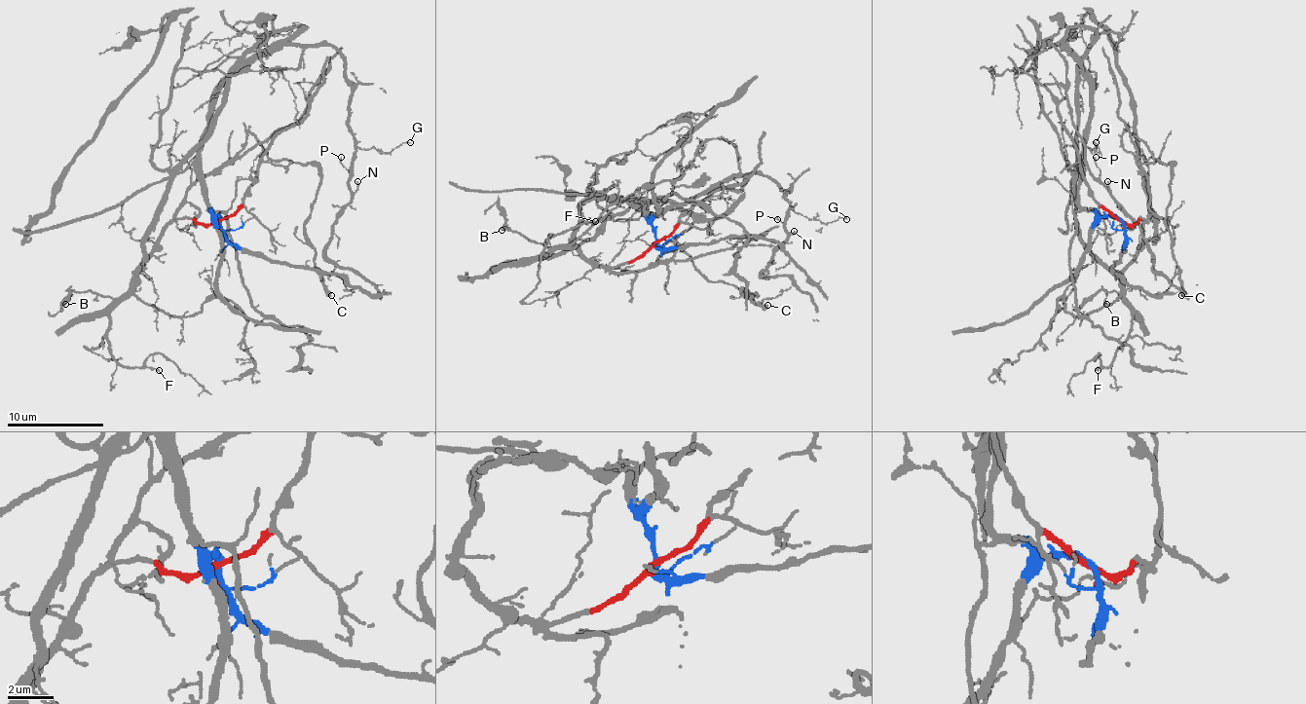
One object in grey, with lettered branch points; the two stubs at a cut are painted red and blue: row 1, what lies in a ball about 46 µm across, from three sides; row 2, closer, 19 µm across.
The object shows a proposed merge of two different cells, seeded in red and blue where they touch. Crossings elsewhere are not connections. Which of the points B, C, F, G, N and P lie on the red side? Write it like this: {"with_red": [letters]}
{"with_red": ["B", "C", "F"]}

